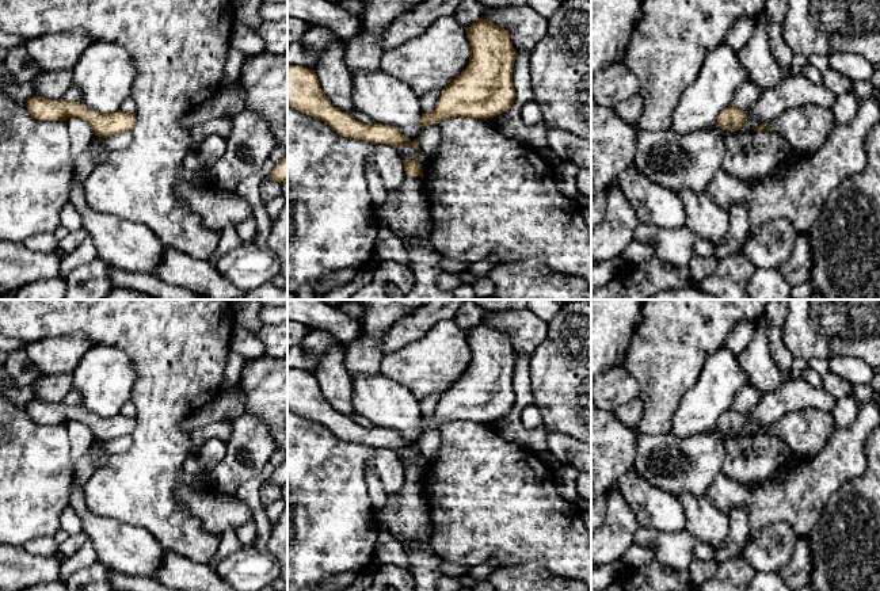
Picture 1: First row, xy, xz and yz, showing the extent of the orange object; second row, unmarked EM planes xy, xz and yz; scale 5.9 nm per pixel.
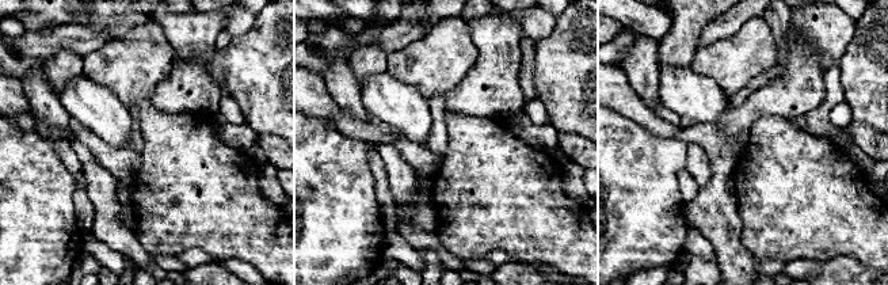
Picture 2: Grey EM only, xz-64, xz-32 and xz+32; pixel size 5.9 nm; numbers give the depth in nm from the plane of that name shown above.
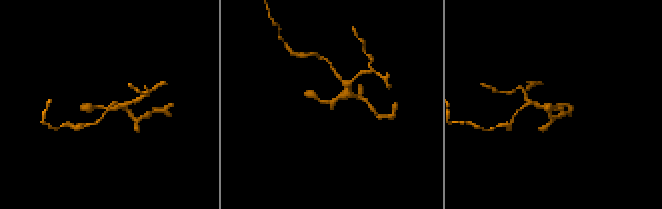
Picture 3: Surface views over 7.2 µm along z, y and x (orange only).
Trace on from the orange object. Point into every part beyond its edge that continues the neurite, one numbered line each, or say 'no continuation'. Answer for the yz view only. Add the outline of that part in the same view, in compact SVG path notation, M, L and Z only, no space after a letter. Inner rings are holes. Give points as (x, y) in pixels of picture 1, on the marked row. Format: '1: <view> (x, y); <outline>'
1: yz (806, 128); M812 103L788 108L769 125L769 131L778 133L792 149L801 153L820 149L834 129L831 110Z

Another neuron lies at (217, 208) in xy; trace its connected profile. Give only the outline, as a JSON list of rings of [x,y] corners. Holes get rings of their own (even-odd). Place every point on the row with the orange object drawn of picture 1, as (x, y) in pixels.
[[[183,165],[176,175],[175,191],[187,209],[202,218],[203,226],[214,232],[252,216],[249,203],[236,191],[222,190],[214,183],[210,190],[197,188],[183,178]]]

